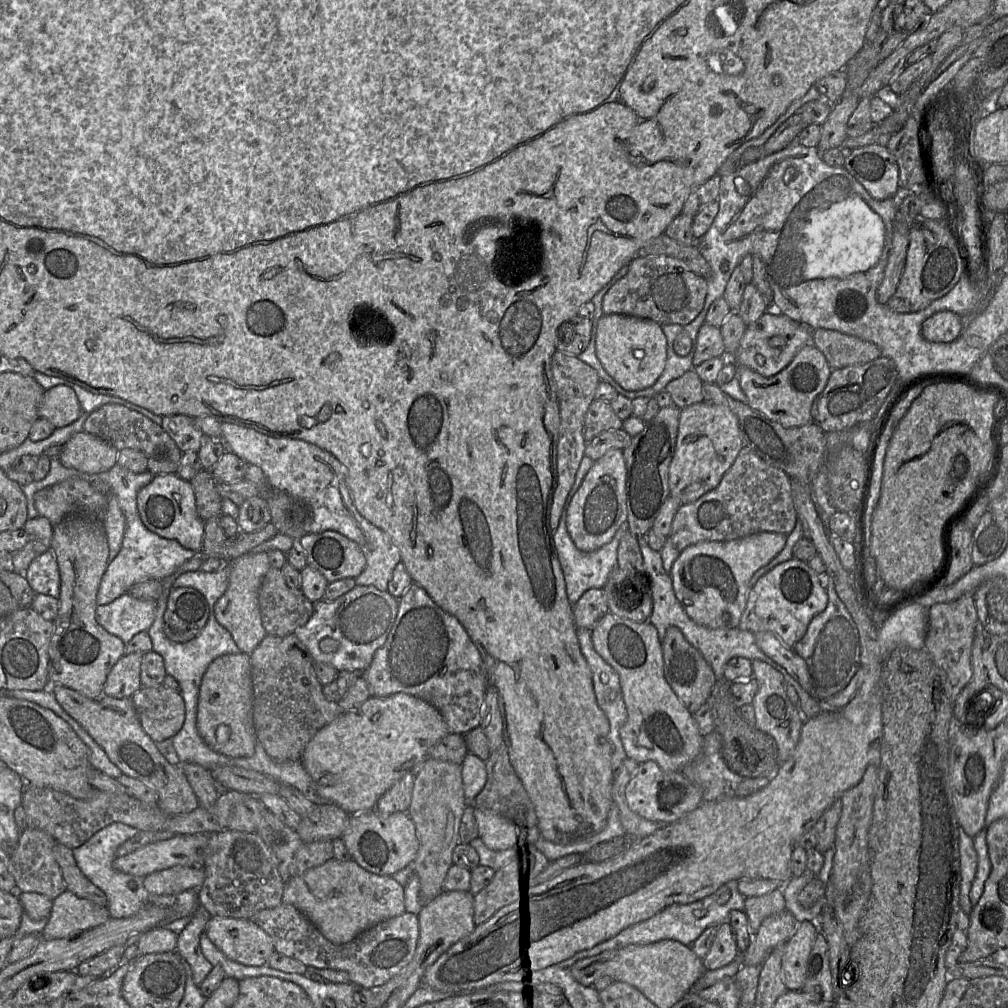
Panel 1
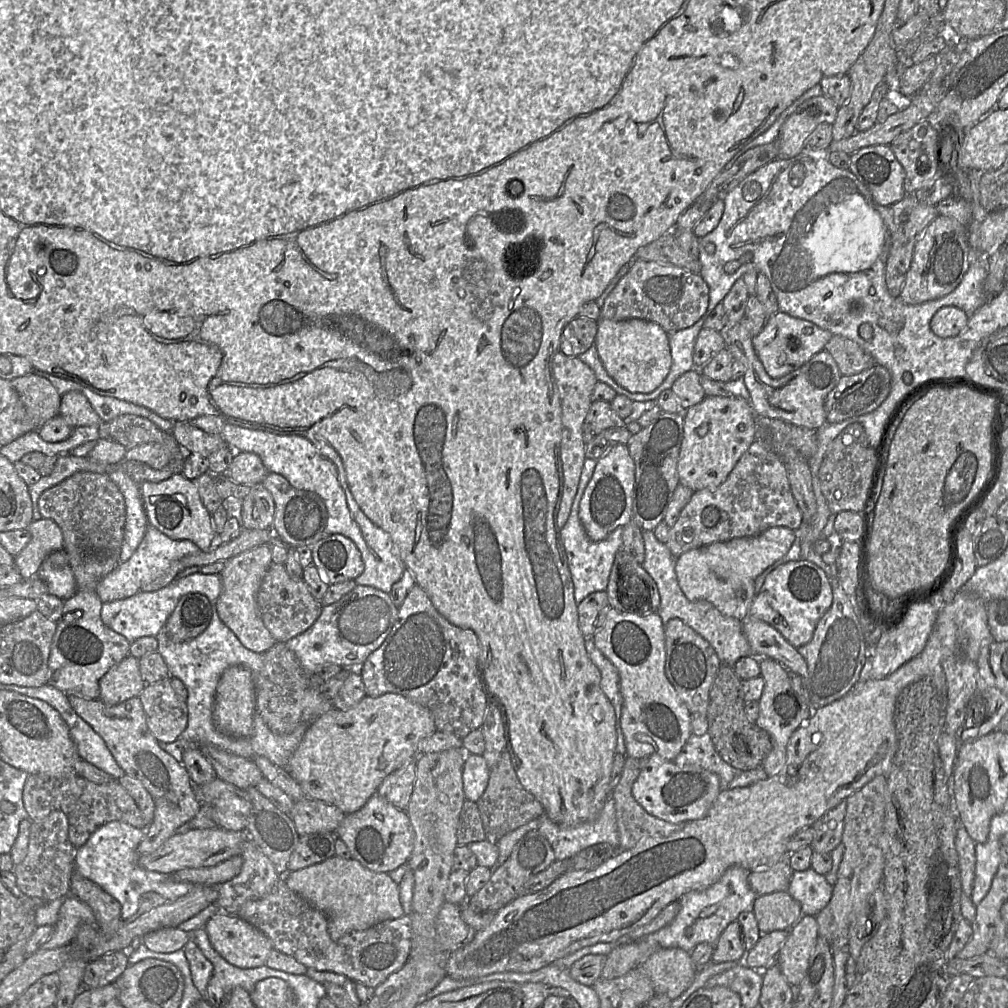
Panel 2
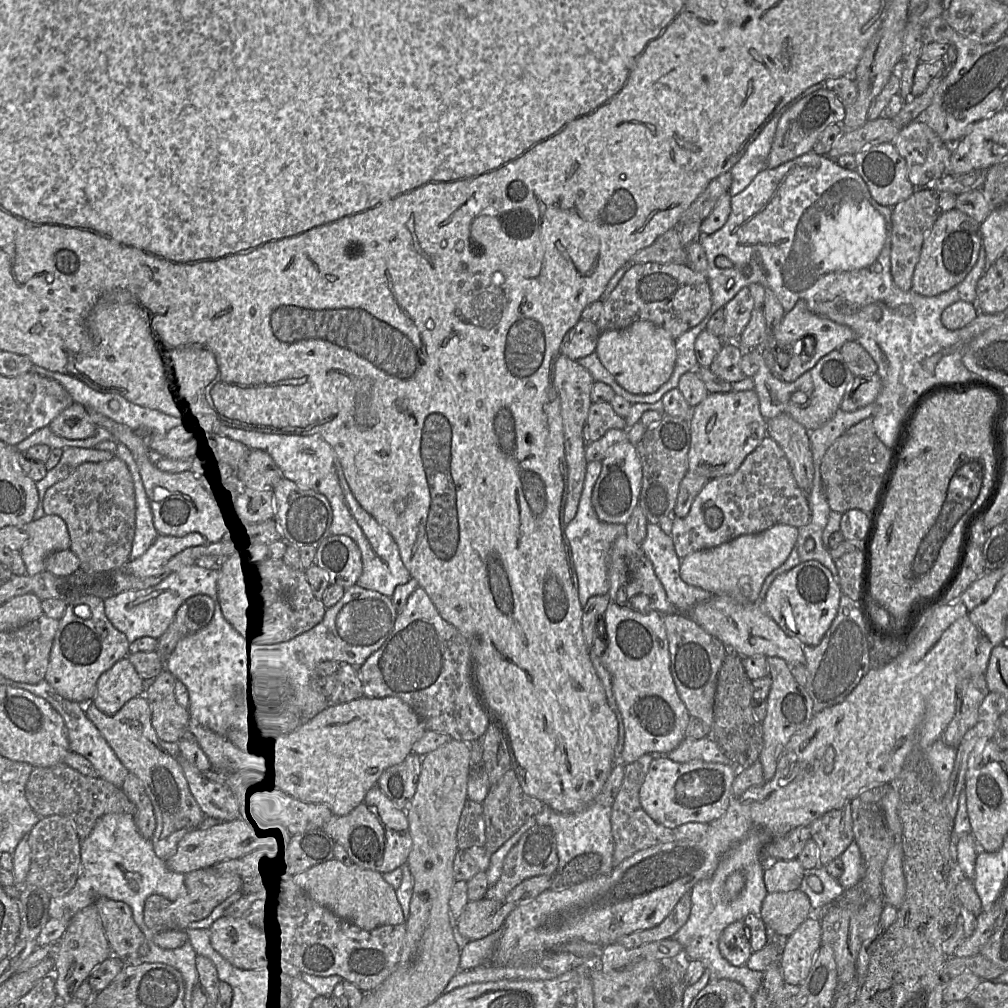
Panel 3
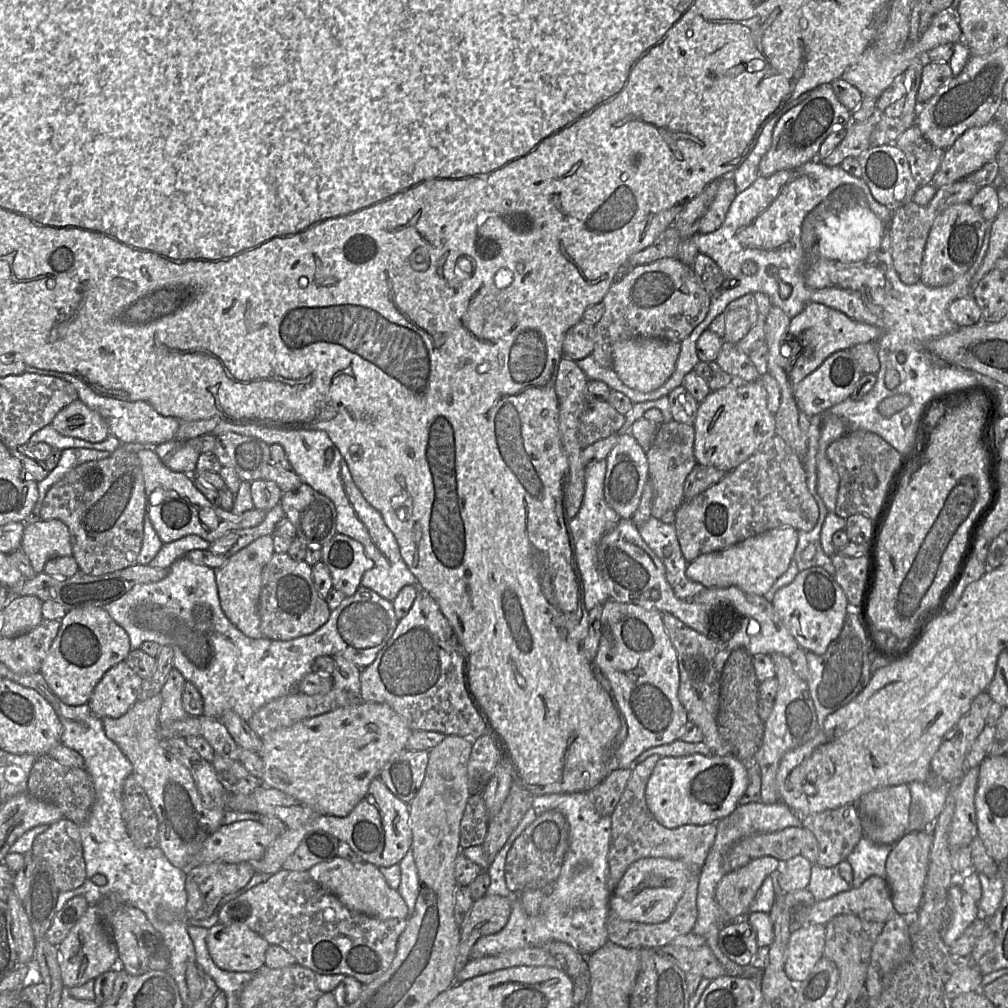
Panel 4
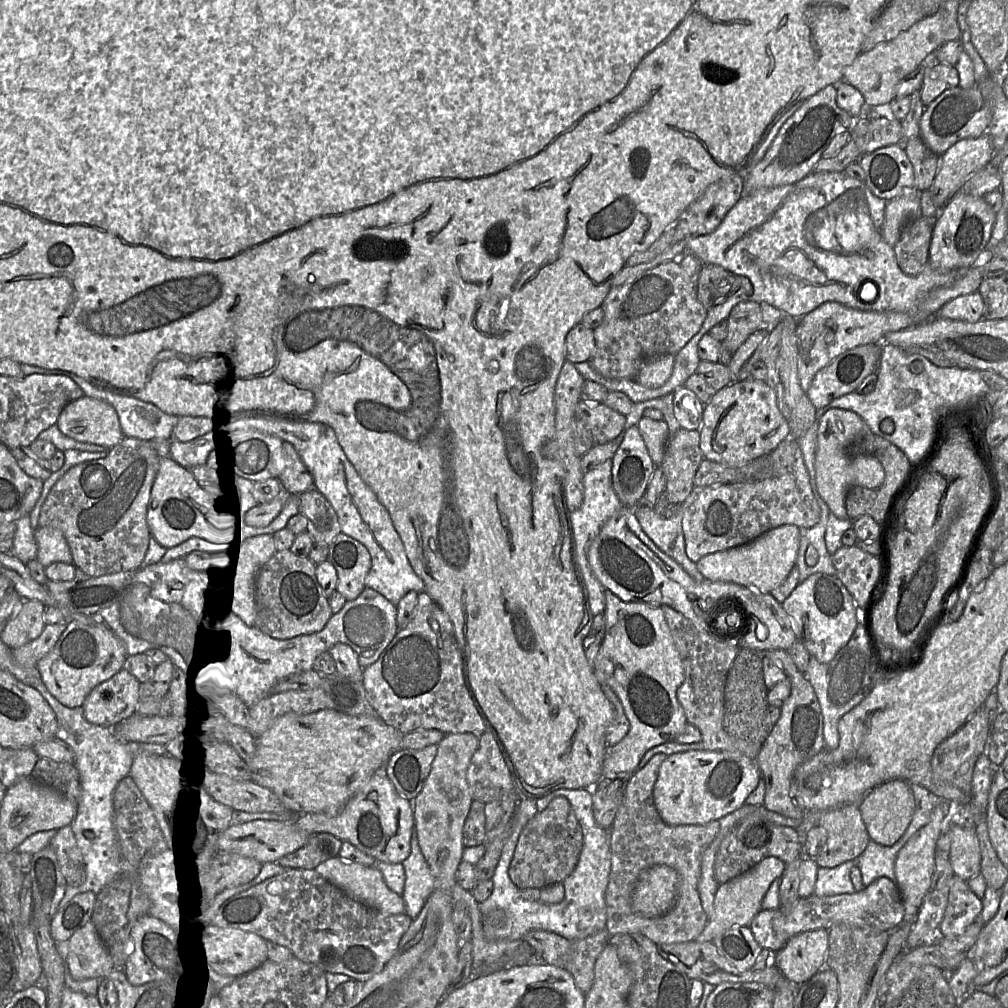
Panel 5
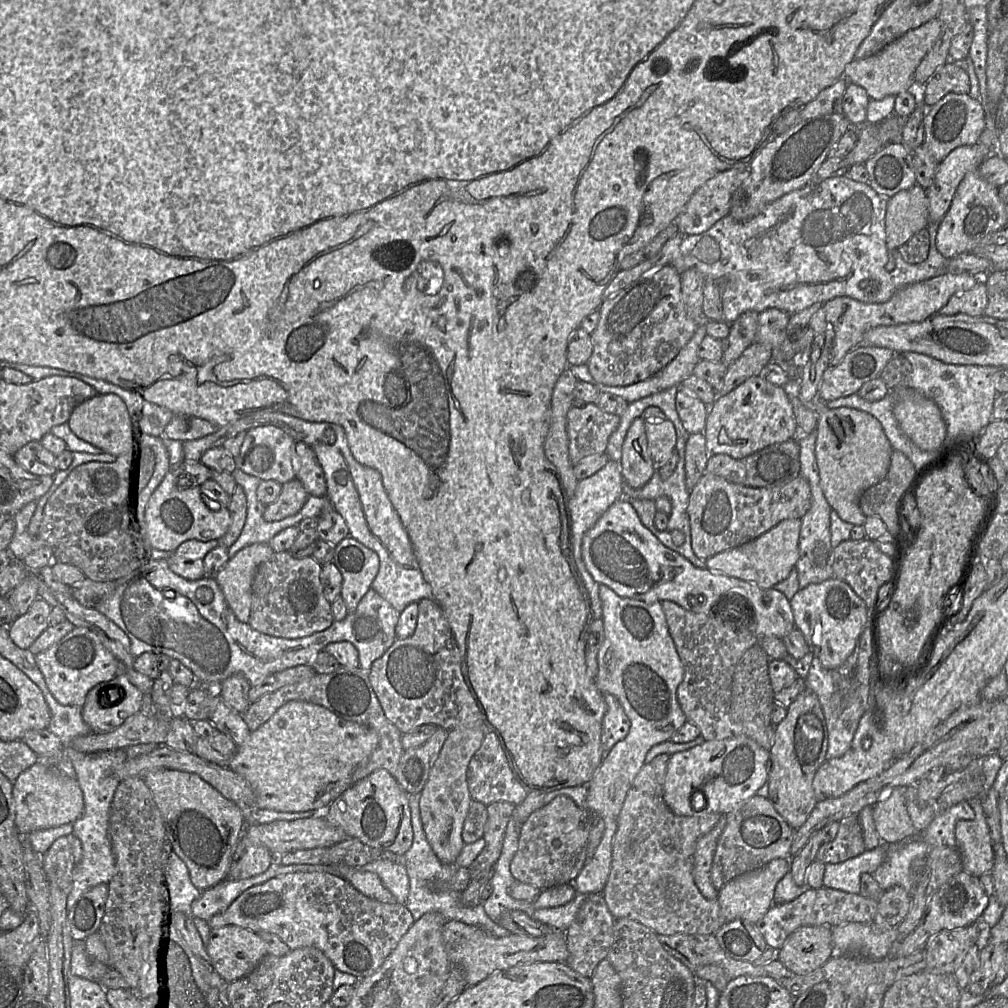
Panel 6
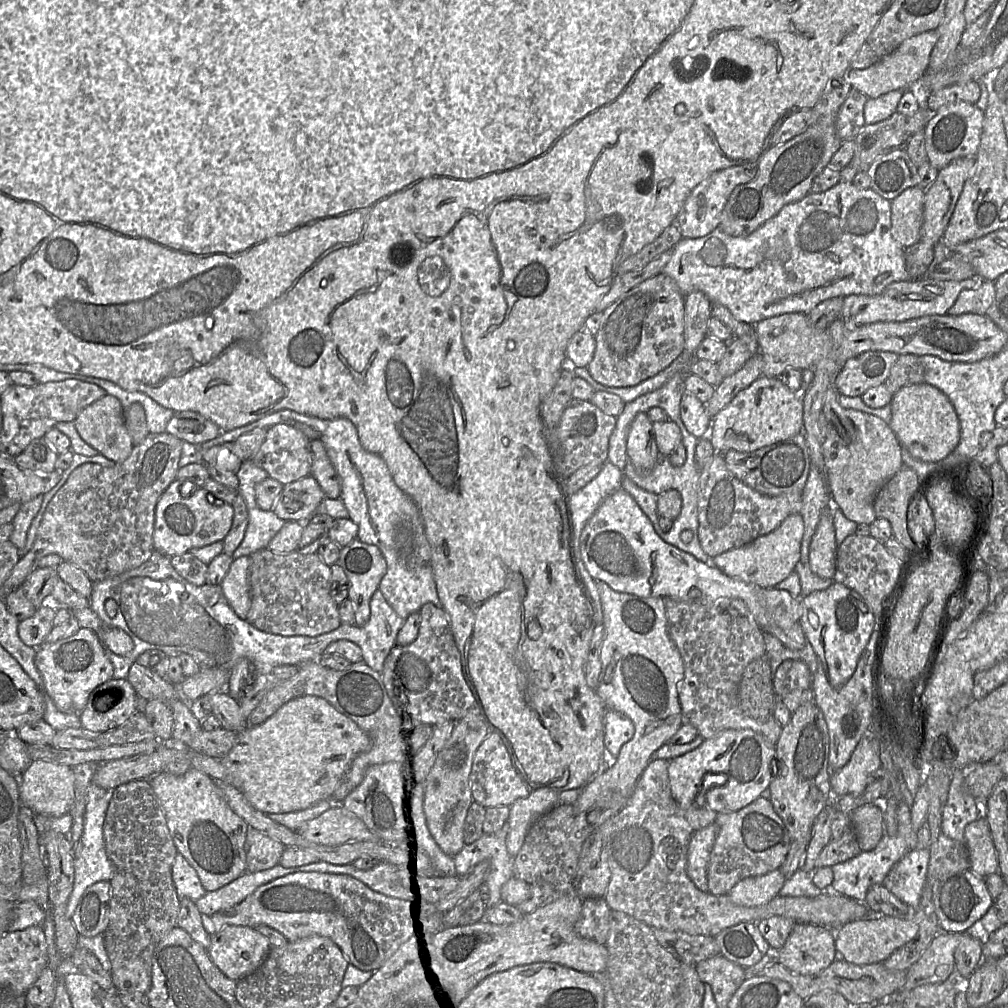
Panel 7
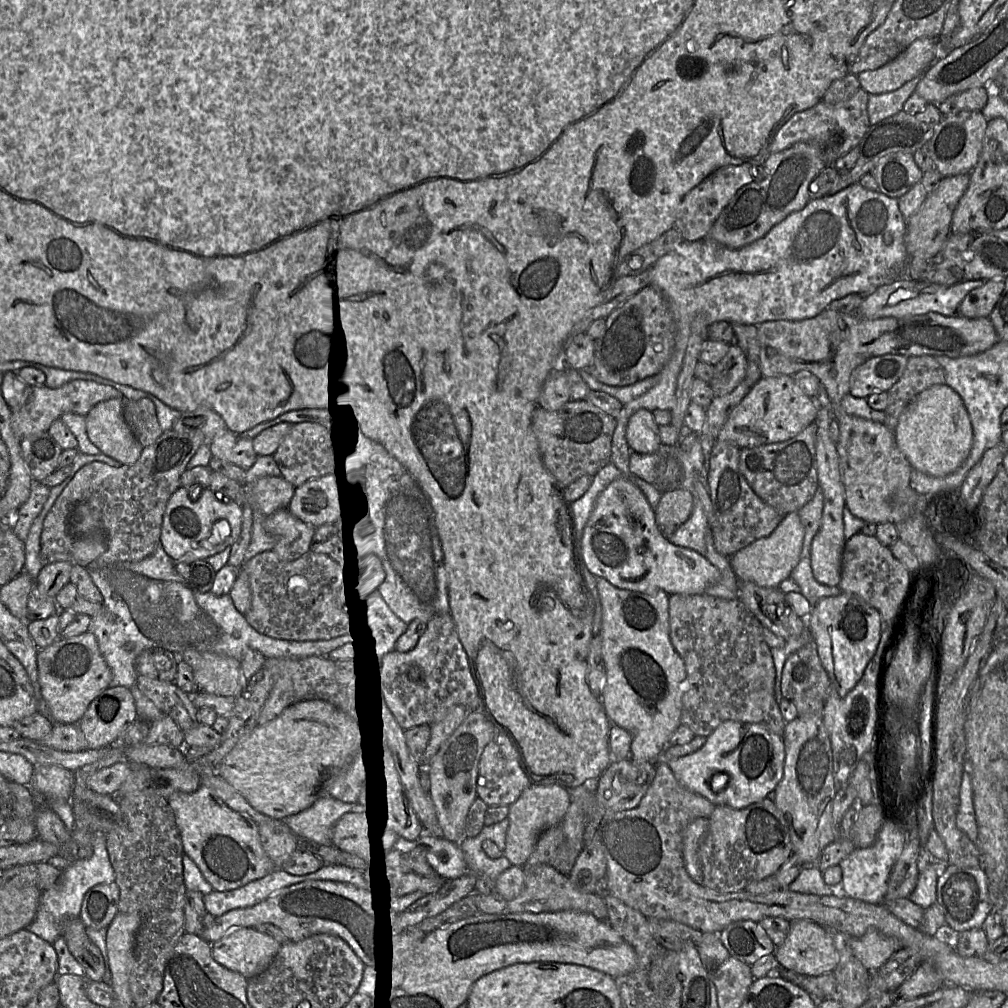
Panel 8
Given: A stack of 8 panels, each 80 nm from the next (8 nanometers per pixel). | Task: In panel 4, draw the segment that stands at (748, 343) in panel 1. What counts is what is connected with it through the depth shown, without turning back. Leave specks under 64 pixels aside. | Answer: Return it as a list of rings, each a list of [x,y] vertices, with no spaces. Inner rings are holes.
[[[809,303],[798,315],[791,318],[788,333],[794,339],[795,354],[798,354],[791,371],[791,379],[797,384],[833,353],[850,349],[856,344],[876,342],[882,331],[876,326],[857,322],[826,305]]]

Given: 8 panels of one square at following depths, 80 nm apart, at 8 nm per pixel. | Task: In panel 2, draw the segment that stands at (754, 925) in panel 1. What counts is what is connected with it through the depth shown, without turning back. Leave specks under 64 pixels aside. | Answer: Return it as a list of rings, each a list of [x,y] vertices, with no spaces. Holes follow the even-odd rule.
[[[787,891],[758,896],[752,912],[762,935],[773,931],[790,931],[803,916],[800,903]]]

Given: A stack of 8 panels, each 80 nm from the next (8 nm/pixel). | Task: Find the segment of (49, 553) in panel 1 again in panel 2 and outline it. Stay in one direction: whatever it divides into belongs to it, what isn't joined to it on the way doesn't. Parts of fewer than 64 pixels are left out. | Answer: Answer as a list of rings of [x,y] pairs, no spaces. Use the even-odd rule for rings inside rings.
[[[45,560],[36,577],[46,583],[48,594],[62,600],[67,600],[76,592],[76,580],[69,566],[54,567]]]

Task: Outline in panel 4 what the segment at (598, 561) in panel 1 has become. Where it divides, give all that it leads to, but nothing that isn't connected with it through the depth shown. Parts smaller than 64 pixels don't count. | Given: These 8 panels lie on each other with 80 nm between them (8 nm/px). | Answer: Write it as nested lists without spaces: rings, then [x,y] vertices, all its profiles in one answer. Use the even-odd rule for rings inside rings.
[[[600,460],[585,467],[585,489],[581,507],[577,515],[568,522],[568,530],[573,541],[574,558],[583,590],[584,605],[590,611],[596,605],[603,605],[610,599],[608,588],[597,565],[597,547],[604,534],[612,530],[621,517],[606,503],[603,484],[606,474],[606,460]]]

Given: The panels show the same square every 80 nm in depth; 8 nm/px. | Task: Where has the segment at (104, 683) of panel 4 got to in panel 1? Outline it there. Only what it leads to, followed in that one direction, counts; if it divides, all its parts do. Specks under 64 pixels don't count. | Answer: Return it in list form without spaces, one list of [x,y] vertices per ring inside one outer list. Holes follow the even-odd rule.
[[[142,653],[122,656],[111,668],[103,688],[103,695],[112,698],[130,698],[141,687]]]

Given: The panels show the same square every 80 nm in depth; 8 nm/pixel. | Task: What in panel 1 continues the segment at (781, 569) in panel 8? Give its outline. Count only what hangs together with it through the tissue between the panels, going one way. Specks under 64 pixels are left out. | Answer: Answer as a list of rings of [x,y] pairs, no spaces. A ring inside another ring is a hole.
[[[759,532],[730,541],[700,542],[683,549],[669,573],[675,596],[688,617],[711,629],[738,627],[751,577],[783,550],[786,540],[786,534]]]

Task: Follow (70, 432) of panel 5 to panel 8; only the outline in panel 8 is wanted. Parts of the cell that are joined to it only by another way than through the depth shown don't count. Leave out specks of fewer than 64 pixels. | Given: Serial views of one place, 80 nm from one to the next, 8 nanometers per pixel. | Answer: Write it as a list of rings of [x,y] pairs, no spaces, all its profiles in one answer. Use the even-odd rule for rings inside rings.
[[[122,399],[99,402],[85,418],[87,435],[102,454],[122,465],[137,462],[143,446],[135,439],[125,422]]]

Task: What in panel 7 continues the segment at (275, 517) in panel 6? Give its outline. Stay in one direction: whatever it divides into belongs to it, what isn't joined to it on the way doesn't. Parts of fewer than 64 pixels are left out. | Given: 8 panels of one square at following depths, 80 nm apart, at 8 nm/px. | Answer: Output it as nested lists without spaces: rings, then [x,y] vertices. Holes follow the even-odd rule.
[[[309,475],[285,484],[271,511],[284,521],[306,523],[325,498],[318,482]]]

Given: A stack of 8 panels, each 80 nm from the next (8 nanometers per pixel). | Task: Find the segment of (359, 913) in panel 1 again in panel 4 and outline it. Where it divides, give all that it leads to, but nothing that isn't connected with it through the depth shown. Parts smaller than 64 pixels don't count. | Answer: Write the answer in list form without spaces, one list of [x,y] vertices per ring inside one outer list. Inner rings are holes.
[[[334,857],[315,865],[309,870],[309,873],[315,882],[334,894],[352,911],[381,920],[409,919],[405,901],[397,890],[389,887],[379,868],[373,864],[353,864],[341,857]]]

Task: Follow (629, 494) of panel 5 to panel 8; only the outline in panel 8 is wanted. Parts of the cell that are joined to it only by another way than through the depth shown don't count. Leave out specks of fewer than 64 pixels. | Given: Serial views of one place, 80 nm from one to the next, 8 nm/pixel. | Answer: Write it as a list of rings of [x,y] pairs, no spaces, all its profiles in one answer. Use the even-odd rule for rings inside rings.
[[[641,408],[631,415],[626,428],[626,440],[632,452],[650,454],[659,449],[659,425],[652,411]]]

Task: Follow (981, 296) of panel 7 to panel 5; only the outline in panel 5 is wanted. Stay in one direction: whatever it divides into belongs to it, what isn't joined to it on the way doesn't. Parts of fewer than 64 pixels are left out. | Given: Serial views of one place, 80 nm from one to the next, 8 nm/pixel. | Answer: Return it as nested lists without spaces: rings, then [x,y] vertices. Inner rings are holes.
[[[976,291],[950,300],[938,311],[935,317],[976,323],[983,319],[983,312],[982,296]]]

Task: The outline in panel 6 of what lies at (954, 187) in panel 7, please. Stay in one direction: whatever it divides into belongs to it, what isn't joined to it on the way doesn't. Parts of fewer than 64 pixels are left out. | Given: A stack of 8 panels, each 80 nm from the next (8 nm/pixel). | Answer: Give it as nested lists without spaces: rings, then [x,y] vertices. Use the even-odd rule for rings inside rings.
[[[981,143],[952,150],[939,164],[934,180],[926,189],[929,220],[940,223],[965,175],[979,168],[990,150]]]

